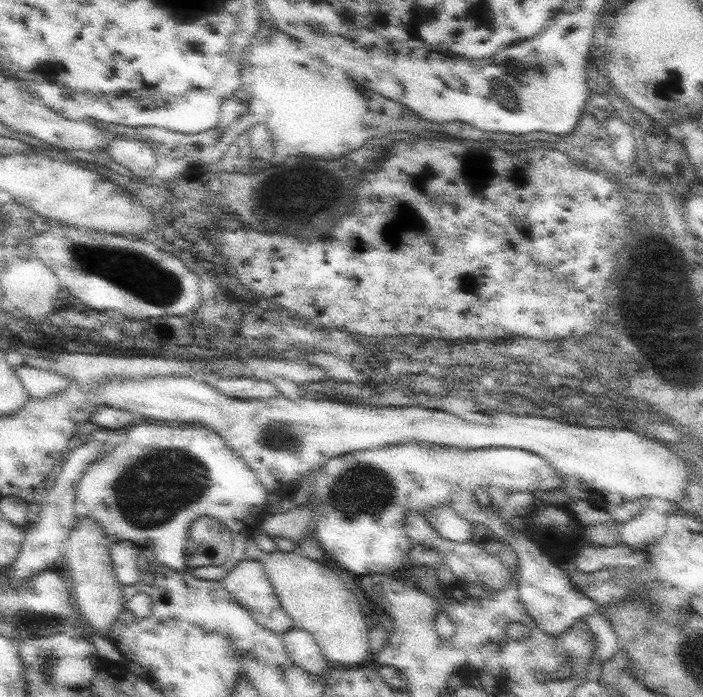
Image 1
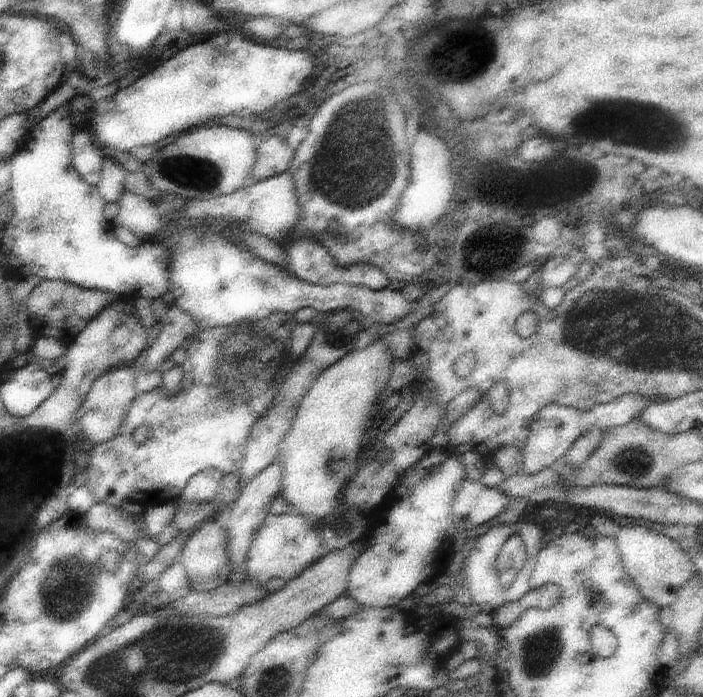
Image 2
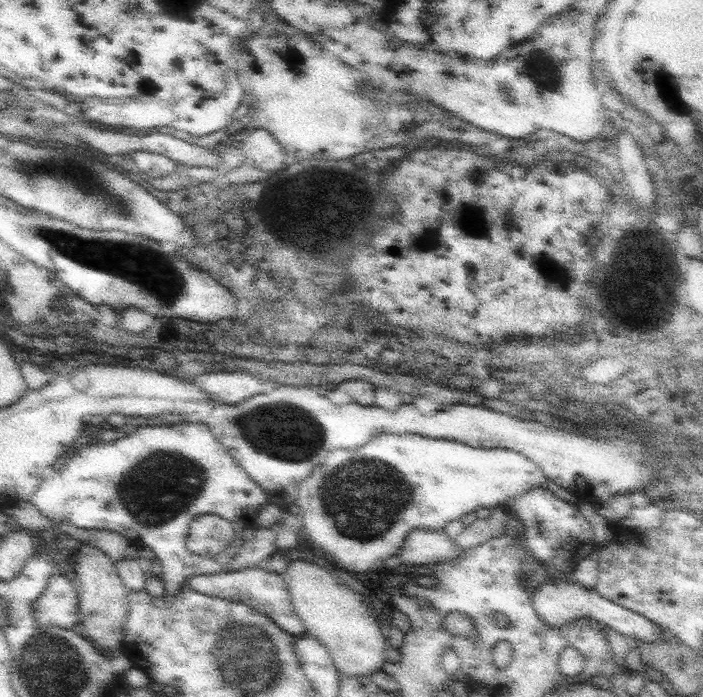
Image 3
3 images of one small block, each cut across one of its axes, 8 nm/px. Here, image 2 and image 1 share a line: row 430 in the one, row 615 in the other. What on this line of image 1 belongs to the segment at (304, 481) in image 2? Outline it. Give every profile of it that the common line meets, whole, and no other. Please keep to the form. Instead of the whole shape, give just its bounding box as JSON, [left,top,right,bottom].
[243,536,375,668]

